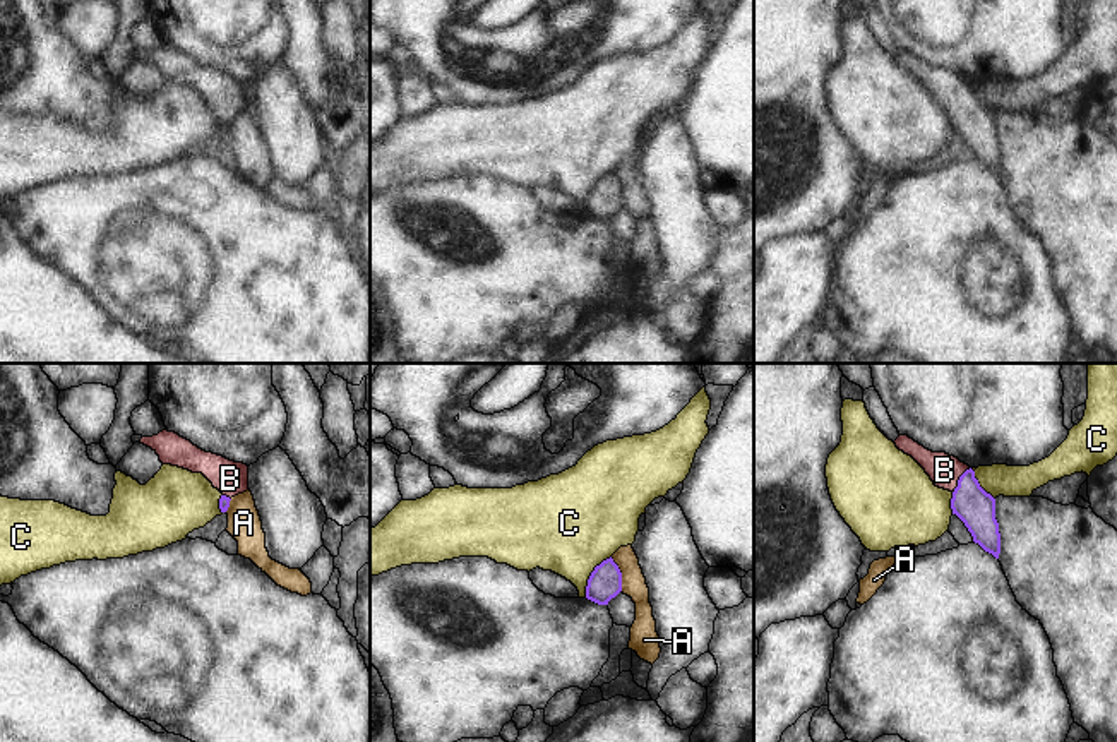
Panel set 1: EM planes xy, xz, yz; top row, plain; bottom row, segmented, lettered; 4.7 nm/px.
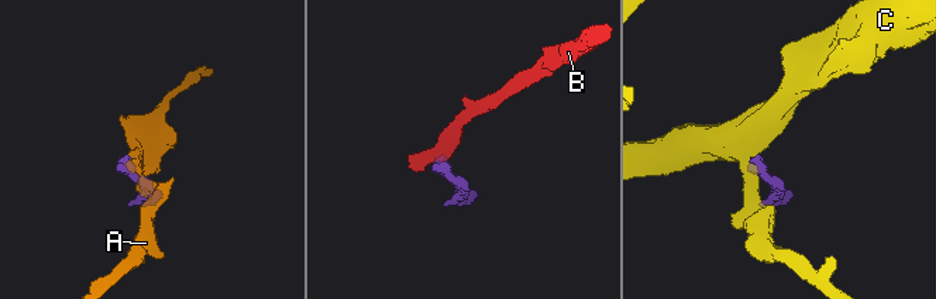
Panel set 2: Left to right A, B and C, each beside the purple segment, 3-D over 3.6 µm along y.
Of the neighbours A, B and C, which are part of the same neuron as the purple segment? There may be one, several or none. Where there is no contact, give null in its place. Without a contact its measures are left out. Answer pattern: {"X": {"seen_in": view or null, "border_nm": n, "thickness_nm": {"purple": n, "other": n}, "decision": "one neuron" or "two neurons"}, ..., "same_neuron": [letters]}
{"A": {"seen_in": "xz", "border_nm": 170, "thickness_nm": {"purple": 160, "other": 110}, "decision": "two neurons"}, "B": {"seen_in": "yz", "border_nm": 150, "thickness_nm": {"purple": 180, "other": 150}, "decision": "one neuron"}, "C": {"seen_in": "xz", "border_nm": 240, "thickness_nm": {"purple": 160, "other": 440}, "decision": "two neurons"}, "same_neuron": ["B"]}

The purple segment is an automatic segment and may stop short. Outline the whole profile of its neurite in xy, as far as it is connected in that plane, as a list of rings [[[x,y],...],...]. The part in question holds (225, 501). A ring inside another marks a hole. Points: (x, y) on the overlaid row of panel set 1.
[[[164,428],[158,435],[142,437],[140,444],[151,447],[163,464],[202,473],[223,494],[219,499],[221,512],[228,511],[235,495],[248,490],[247,464],[206,452],[175,432]]]

